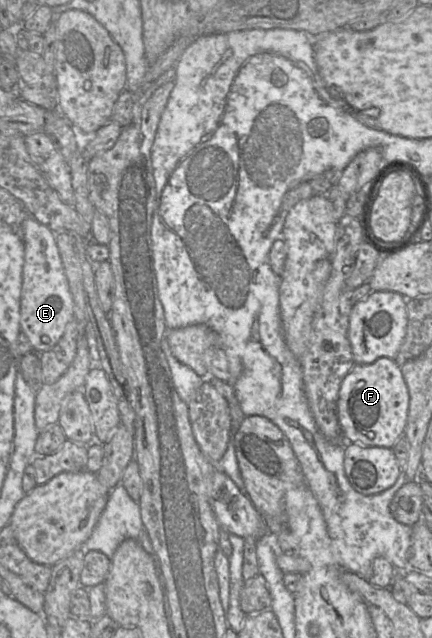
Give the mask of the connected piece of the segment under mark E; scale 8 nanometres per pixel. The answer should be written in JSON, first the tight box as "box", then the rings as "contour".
{"box":[20,216,74,353],"contour":[[[27,216],[22,223],[24,241],[24,263],[22,266],[22,285],[20,292],[20,329],[29,340],[35,353],[52,349],[65,332],[66,325],[74,319],[74,302],[69,289],[55,233],[39,223],[34,217]]]}

